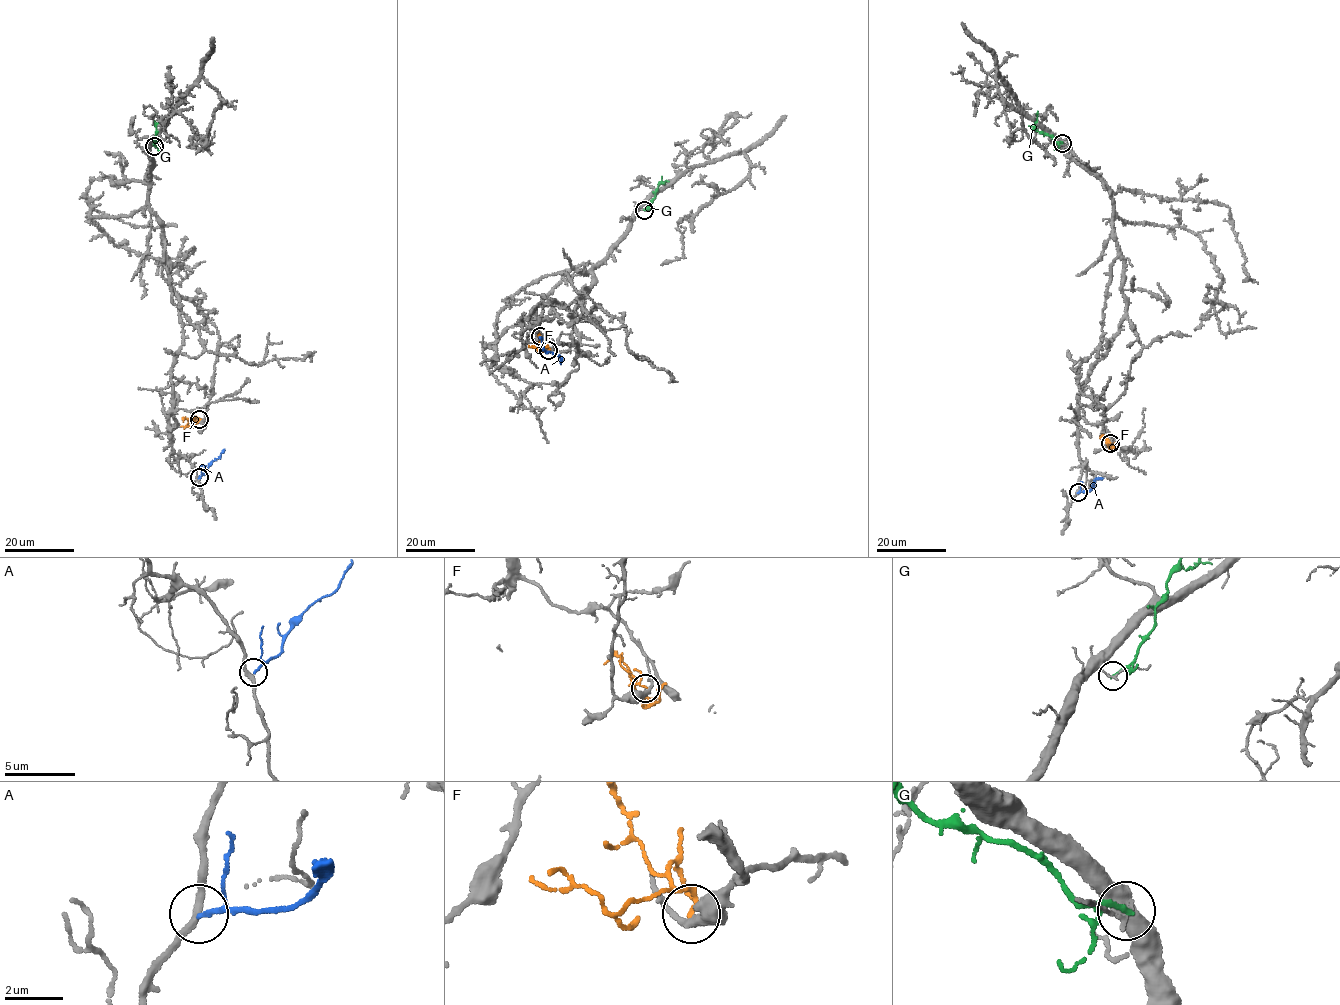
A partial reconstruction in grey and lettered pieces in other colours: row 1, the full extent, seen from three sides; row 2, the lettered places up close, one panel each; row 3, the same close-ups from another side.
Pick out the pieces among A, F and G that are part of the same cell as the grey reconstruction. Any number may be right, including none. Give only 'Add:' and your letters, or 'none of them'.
Add: A

